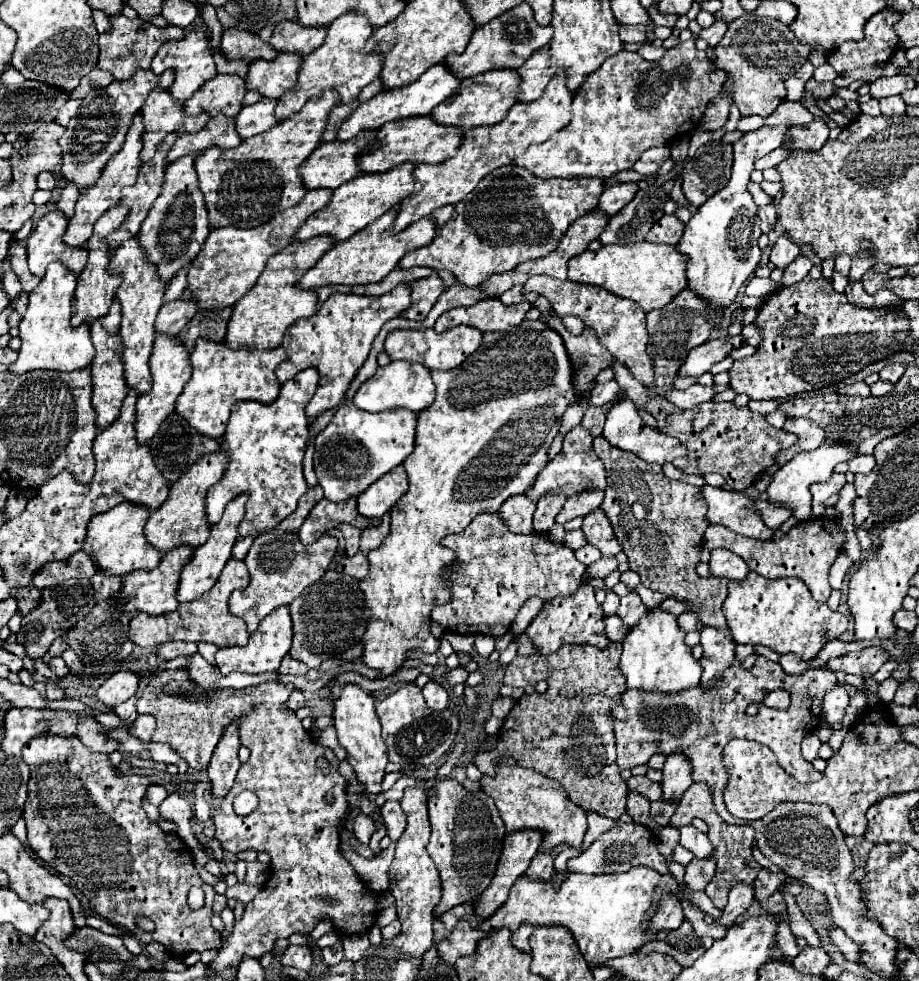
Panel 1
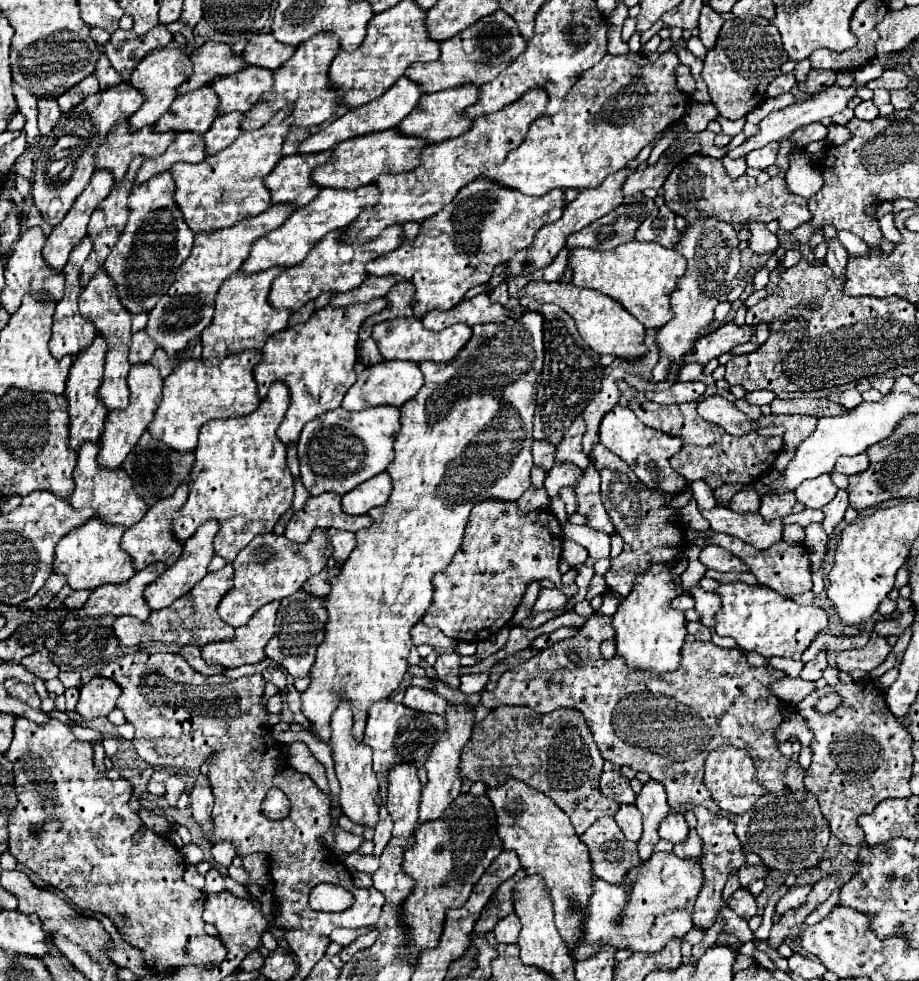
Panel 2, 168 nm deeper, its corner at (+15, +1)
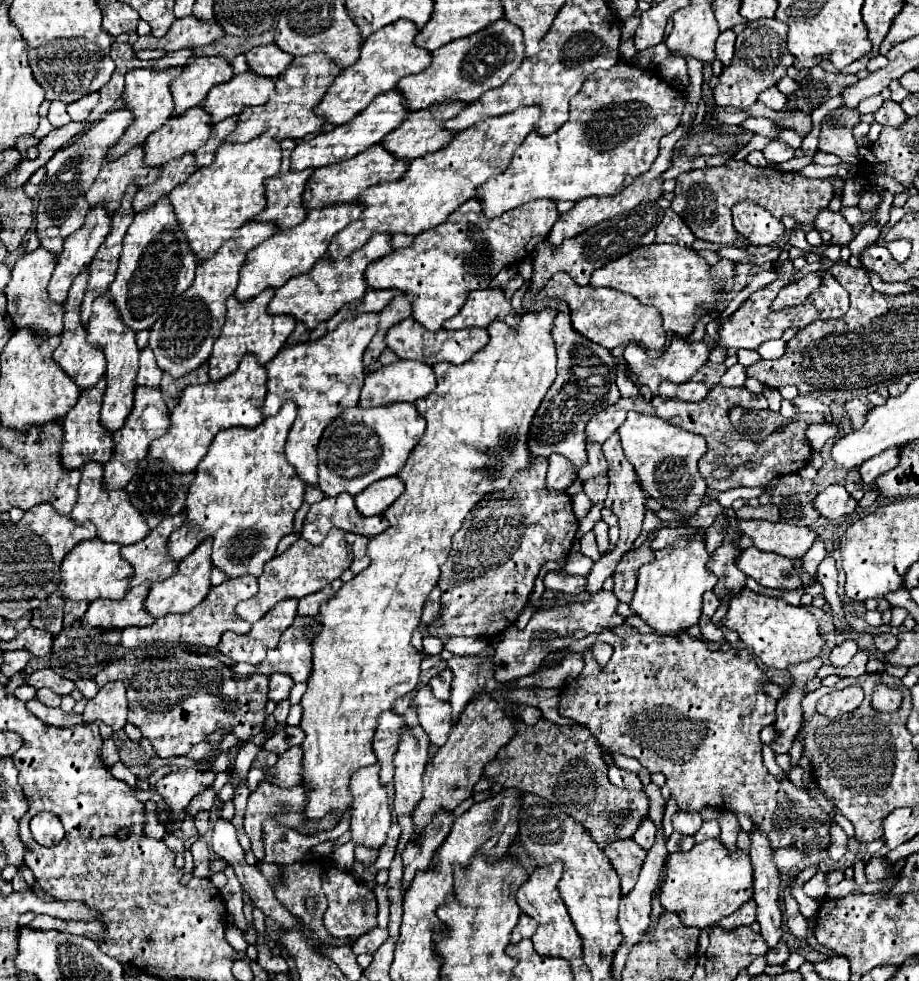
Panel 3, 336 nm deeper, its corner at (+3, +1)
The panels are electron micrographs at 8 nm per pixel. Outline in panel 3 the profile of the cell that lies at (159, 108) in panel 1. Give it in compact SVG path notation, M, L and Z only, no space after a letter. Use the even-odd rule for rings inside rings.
M139 144L137 148L133 148L133 152L127 152L125 156L119 156L117 160L107 162L85 196L89 204L97 206L105 202L105 208L113 214L119 208L119 202L129 184L137 184L137 186L153 184L159 176L161 166L145 168L143 154L145 154L145 148L143 144Z

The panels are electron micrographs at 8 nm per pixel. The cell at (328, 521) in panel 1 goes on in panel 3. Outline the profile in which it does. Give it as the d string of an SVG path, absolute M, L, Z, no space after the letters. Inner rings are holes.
M343 492L341 496L323 498L321 502L311 506L303 522L301 536L311 544L321 544L331 528L373 538L385 532L389 528L389 522L383 516L361 516L353 504L353 496Z

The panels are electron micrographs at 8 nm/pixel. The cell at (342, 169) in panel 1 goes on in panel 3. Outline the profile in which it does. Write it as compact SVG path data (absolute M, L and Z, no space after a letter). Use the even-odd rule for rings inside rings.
M313 168L301 172L287 172L281 176L271 176L265 180L267 208L257 214L253 220L257 222L275 222L279 230L293 228L301 224L307 216L307 206L303 204L305 184L311 178Z

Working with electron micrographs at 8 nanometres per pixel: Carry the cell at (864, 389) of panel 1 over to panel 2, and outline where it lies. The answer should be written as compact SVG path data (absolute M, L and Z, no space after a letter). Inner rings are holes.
M847 388L847 390L843 390L843 392L833 394L831 400L833 400L835 404L845 406L845 408L849 410L849 408L855 408L855 406L861 402L861 394L857 392L857 388Z

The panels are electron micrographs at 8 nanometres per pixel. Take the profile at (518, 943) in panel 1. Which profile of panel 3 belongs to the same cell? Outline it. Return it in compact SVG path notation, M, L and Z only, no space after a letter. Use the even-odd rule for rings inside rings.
M521 914L519 924L515 926L515 930L513 930L513 934L511 934L511 942L517 944L517 942L521 942L523 938L531 938L531 936L535 934L535 930L537 930L537 922L535 922L531 916Z

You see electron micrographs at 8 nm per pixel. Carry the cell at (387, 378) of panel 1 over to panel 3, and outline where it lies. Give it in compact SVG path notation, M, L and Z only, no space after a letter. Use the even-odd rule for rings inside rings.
M399 360L389 366L381 366L365 376L365 384L361 390L361 408L373 408L373 406L387 406L395 402L415 402L417 398L425 398L435 388L435 374L433 368L427 364L421 364L419 360Z

